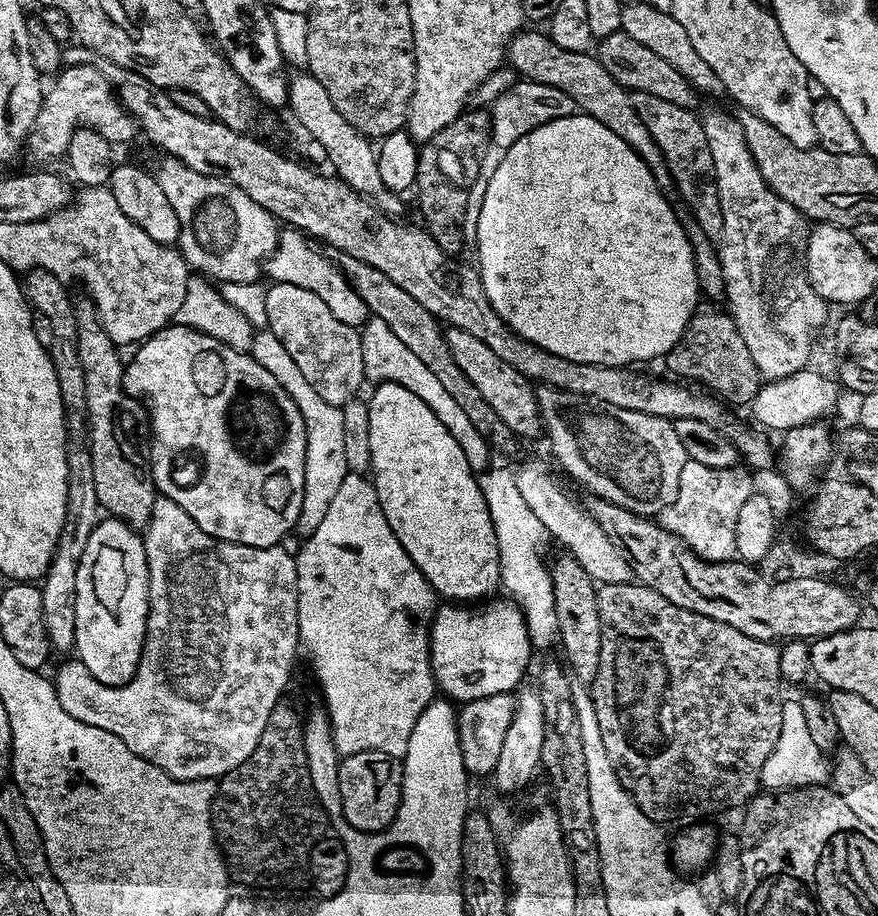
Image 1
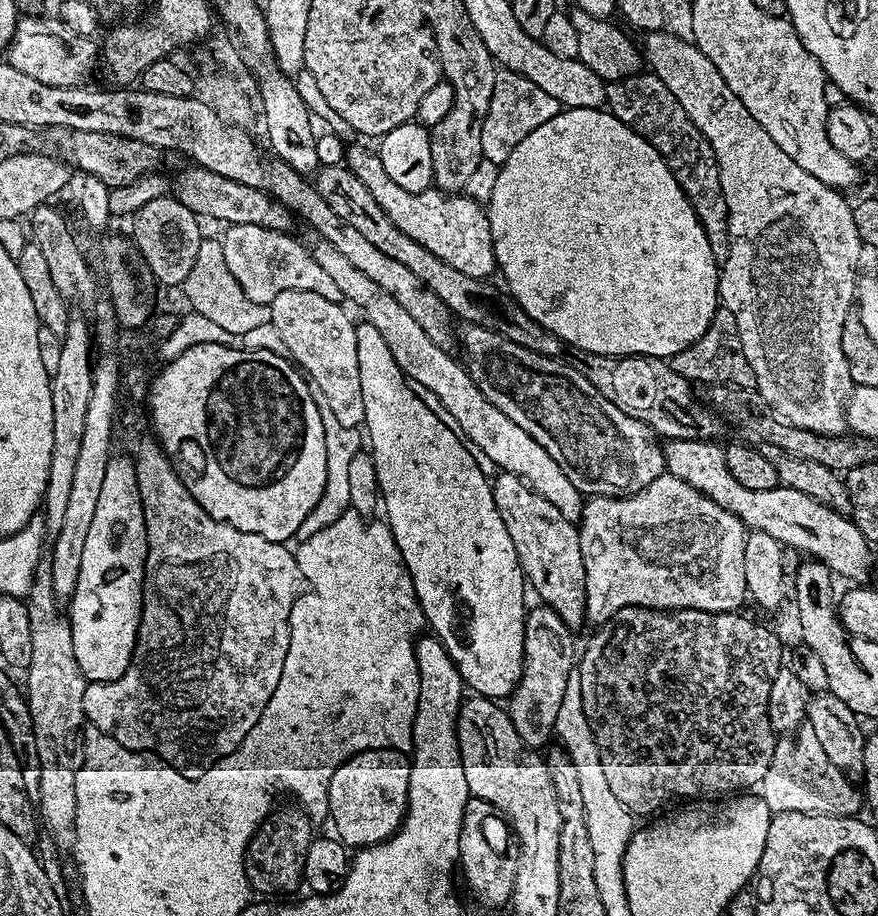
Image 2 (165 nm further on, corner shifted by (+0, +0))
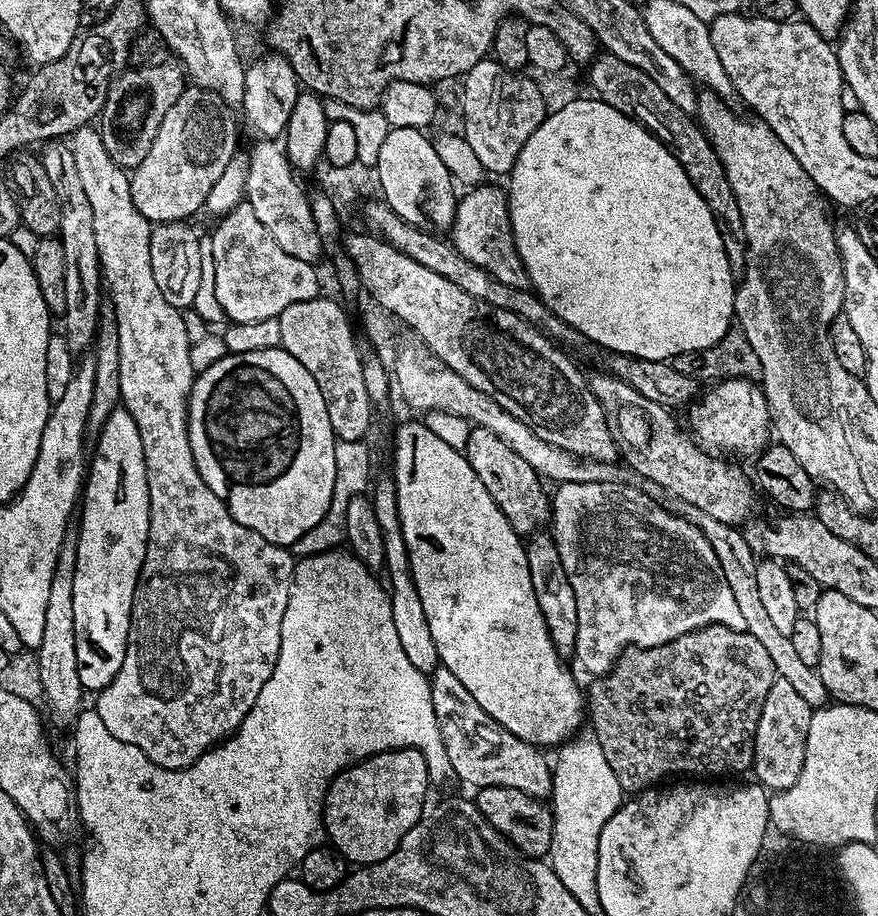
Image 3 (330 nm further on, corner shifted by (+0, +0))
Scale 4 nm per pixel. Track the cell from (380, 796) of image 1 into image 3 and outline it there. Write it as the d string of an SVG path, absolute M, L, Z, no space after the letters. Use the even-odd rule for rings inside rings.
M395 748L392 752L379 752L368 760L361 760L350 768L339 772L328 788L328 796L324 799L324 827L331 847L344 855L352 866L377 864L390 854L402 842L402 838L425 815L424 799L428 796L430 781L428 763L418 750L413 748Z

